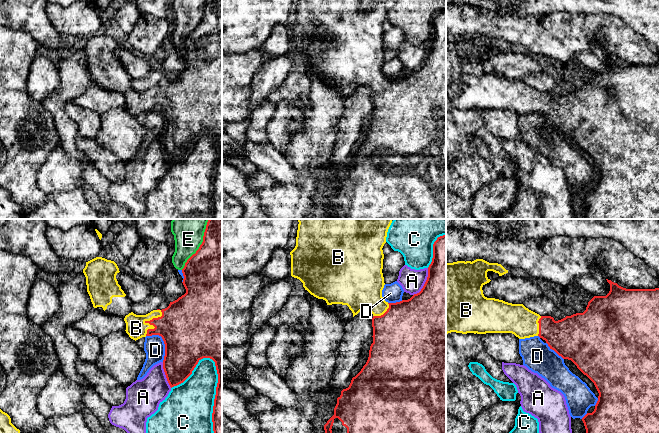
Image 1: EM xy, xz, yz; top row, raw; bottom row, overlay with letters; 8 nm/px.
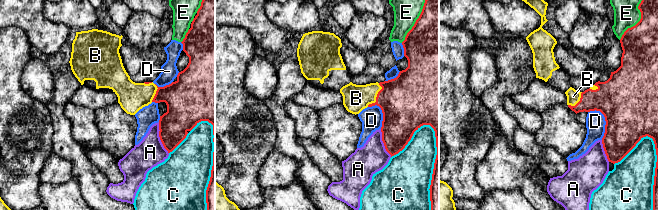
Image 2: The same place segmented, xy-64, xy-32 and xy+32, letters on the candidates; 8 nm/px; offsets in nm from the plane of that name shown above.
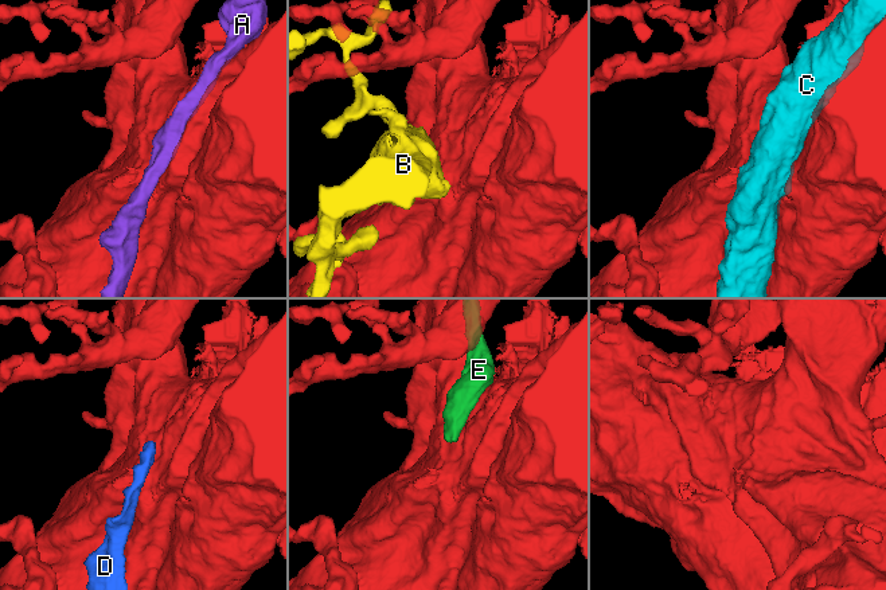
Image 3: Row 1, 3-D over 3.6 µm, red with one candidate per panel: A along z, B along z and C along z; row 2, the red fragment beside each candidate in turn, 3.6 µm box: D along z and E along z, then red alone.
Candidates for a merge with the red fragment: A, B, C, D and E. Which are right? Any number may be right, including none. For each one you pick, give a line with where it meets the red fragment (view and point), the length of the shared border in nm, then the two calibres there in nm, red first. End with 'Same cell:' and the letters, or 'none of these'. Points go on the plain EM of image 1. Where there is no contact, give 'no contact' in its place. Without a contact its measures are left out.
B: meets red in xy at (148, 98); contact 240 nm long; 320 nm thick on the red side, 170 nm on the other
Same cell: B

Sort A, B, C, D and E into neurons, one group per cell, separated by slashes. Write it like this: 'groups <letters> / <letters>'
groups A / B / C / D E

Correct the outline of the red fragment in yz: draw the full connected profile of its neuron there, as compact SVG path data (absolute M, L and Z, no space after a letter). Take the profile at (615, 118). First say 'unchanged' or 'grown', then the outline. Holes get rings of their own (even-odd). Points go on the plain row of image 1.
grown; M483 35L474 37L457 37L446 39L446 110L456 109L512 109L519 115L539 112L546 117L550 125L554 126L563 135L571 136L577 144L586 151L595 161L599 172L592 189L587 189L582 197L586 205L586 214L583 219L659 219L659 64L655 65L626 65L617 59L607 56L610 60L610 67L606 72L594 72L583 89L576 89L571 92L555 97L551 92L540 92L529 86L523 80L512 80L495 74L487 74L483 70L482 63L491 56L487 48L493 47L502 52L508 49L501 40L489 39Z

